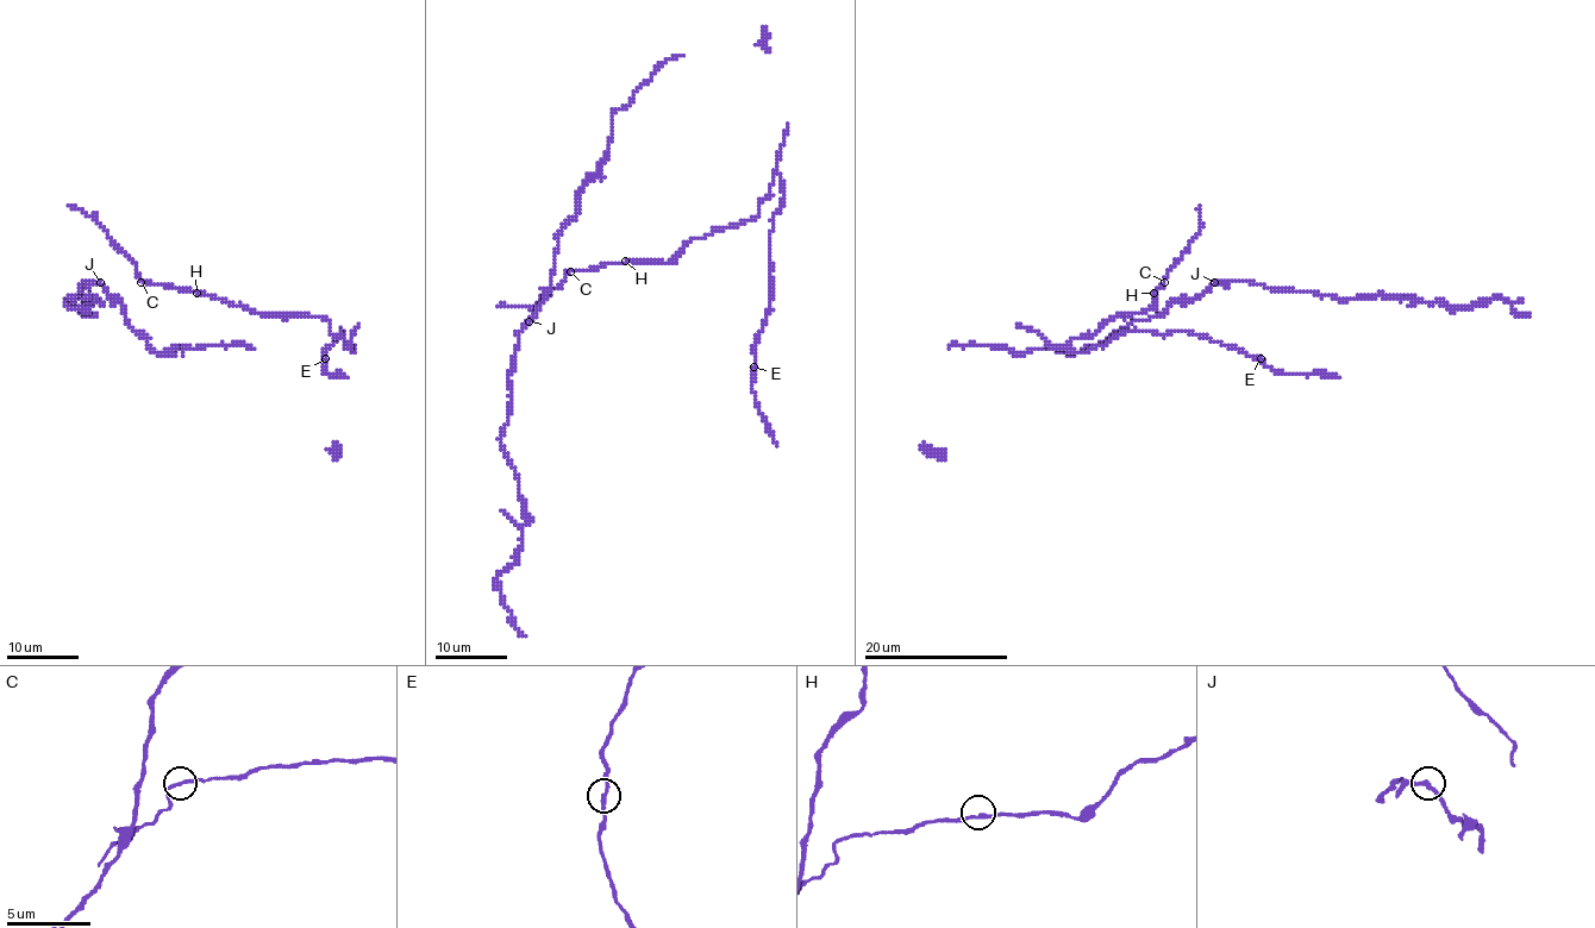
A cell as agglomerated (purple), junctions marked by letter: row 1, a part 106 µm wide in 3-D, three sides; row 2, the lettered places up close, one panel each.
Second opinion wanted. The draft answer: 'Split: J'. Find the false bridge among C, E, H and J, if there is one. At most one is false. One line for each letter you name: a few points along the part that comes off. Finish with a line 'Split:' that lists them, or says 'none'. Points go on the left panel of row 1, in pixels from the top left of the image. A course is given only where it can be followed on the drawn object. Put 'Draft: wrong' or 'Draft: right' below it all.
J: foreign part runs (99, 282), (70, 298), (88, 294), (88, 307), (69, 307), (74, 298), (95, 314)
Split: J
Draft: right

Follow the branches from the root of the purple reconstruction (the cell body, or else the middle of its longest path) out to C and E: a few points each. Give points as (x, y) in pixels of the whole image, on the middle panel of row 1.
C: (625, 262), (570, 271)
E: (625, 262), (670, 262), (693, 239), (751, 221), (777, 171), (783, 204), (769, 237), (773, 299), (755, 367)

